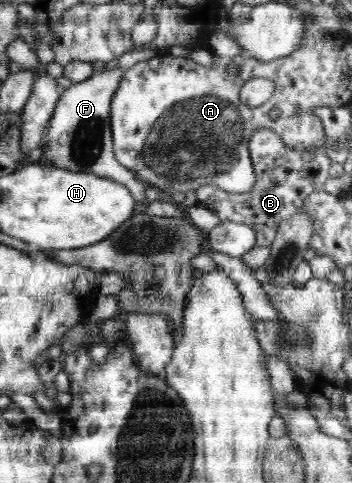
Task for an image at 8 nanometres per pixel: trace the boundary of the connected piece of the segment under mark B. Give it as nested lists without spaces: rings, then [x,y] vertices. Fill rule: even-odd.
[[[262,128],[252,133],[248,151],[255,171],[255,184],[250,191],[231,193],[222,189],[198,189],[197,205],[211,209],[220,221],[246,224],[256,232],[255,240],[260,247],[269,246],[280,224],[292,217],[312,192],[322,190],[329,178],[331,160],[324,151],[306,152],[284,145],[276,132]]]

